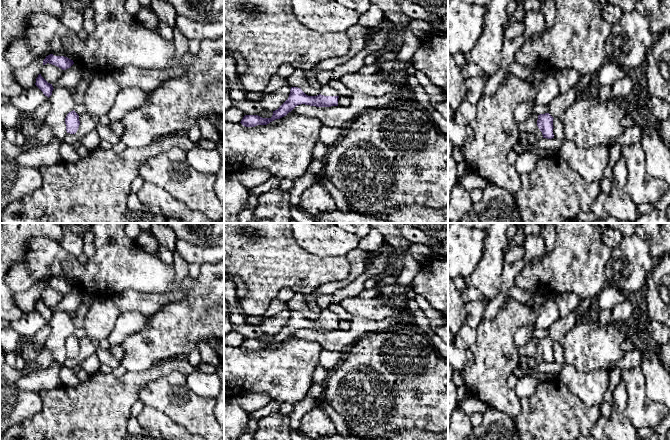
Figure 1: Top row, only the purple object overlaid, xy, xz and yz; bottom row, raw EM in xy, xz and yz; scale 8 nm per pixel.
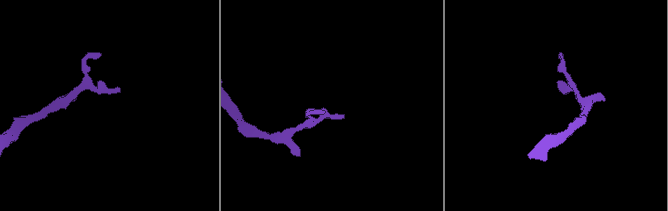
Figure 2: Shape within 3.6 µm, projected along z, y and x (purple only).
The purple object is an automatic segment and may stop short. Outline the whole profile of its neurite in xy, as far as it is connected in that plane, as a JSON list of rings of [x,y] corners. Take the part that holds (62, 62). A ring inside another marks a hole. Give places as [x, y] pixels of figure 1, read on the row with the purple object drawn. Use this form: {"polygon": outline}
{"polygon": [[[54,52],[43,60],[43,65],[45,64],[55,65],[62,70],[70,68],[73,64],[80,64],[80,58],[75,53],[68,52]]]}

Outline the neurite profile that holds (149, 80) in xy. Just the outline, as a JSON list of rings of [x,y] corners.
[[[128,65],[109,72],[108,74],[119,85],[120,90],[125,88],[139,88],[152,92],[158,89],[167,80],[180,77],[185,74],[183,67],[174,67],[168,70],[142,69]]]

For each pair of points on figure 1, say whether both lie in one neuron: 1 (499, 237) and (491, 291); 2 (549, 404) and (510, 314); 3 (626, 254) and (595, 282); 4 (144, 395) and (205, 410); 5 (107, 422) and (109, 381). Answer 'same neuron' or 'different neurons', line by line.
1: same neuron
2: different neurons
3: different neurons
4: same neuron
5: same neuron

